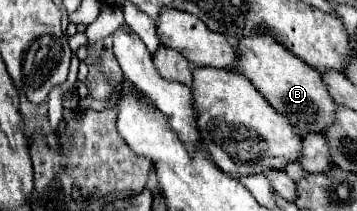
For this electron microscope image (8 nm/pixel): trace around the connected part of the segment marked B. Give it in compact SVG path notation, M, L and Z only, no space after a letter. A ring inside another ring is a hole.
M250 35L238 39L238 51L238 69L242 71L242 75L250 79L250 83L268 99L268 103L278 113L286 115L294 125L298 125L296 129L302 135L322 133L326 127L334 125L334 109L338 109L338 105L334 103L334 99L330 99L326 83L314 67L294 57L270 35Z

